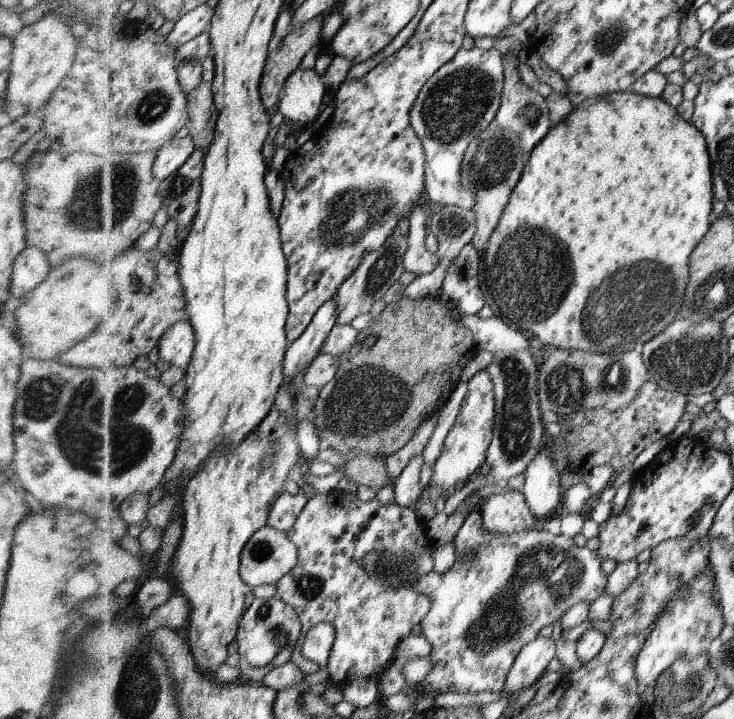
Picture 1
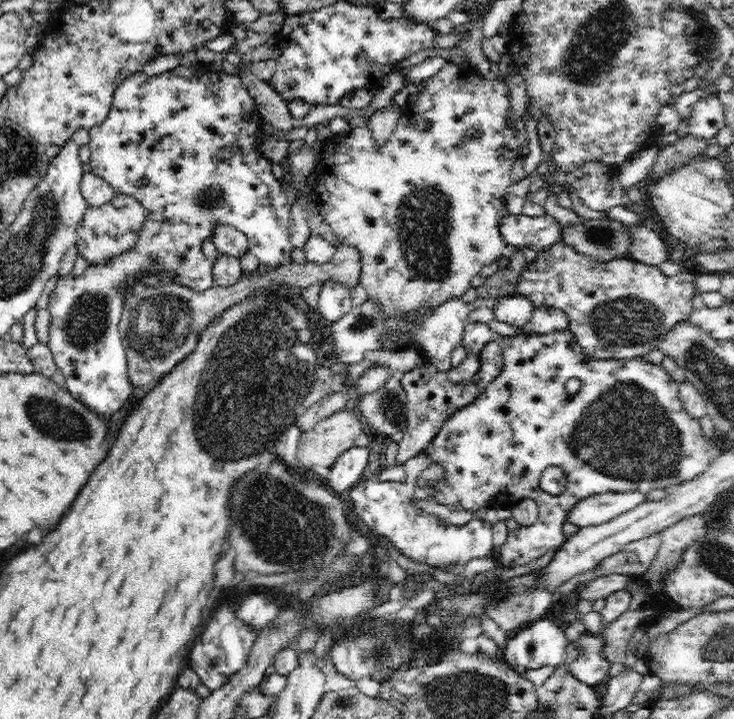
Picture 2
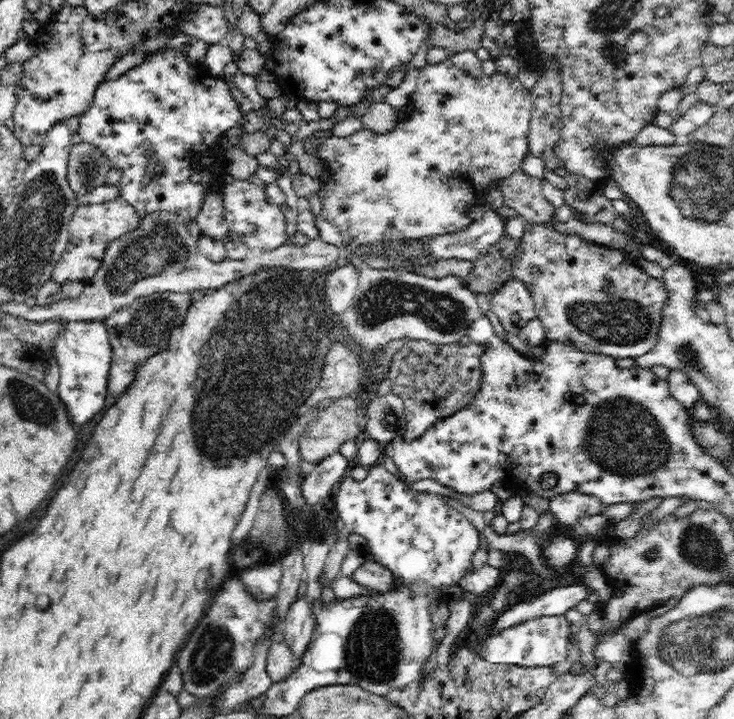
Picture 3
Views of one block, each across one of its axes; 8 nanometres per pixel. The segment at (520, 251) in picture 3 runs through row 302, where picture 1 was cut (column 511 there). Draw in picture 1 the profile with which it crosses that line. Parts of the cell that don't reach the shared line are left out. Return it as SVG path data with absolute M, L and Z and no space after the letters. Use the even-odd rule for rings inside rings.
M471 512L467 516L453 542L456 560L450 570L444 574L434 571L422 574L413 585L416 592L428 595L433 602L430 613L426 614L425 622L422 622L422 626L420 626L422 628L421 635L431 645L429 656L430 660L432 660L432 668L430 668L430 674L426 676L424 682L420 682L417 686L421 690L421 694L425 696L437 696L439 693L448 692L476 694L476 692L495 693L502 691L505 689L505 682L508 680L509 671L513 668L521 651L530 644L530 640L537 638L539 636L538 632L544 626L552 626L558 618L563 617L578 602L593 603L596 601L605 592L609 582L609 576L601 569L603 559L598 555L597 551L592 551L586 547L578 547L573 538L568 538L561 534L554 535L544 530L536 531L531 529L530 531L514 532L513 534L496 534L496 532L490 532L486 528L485 519L482 518L480 512Z

